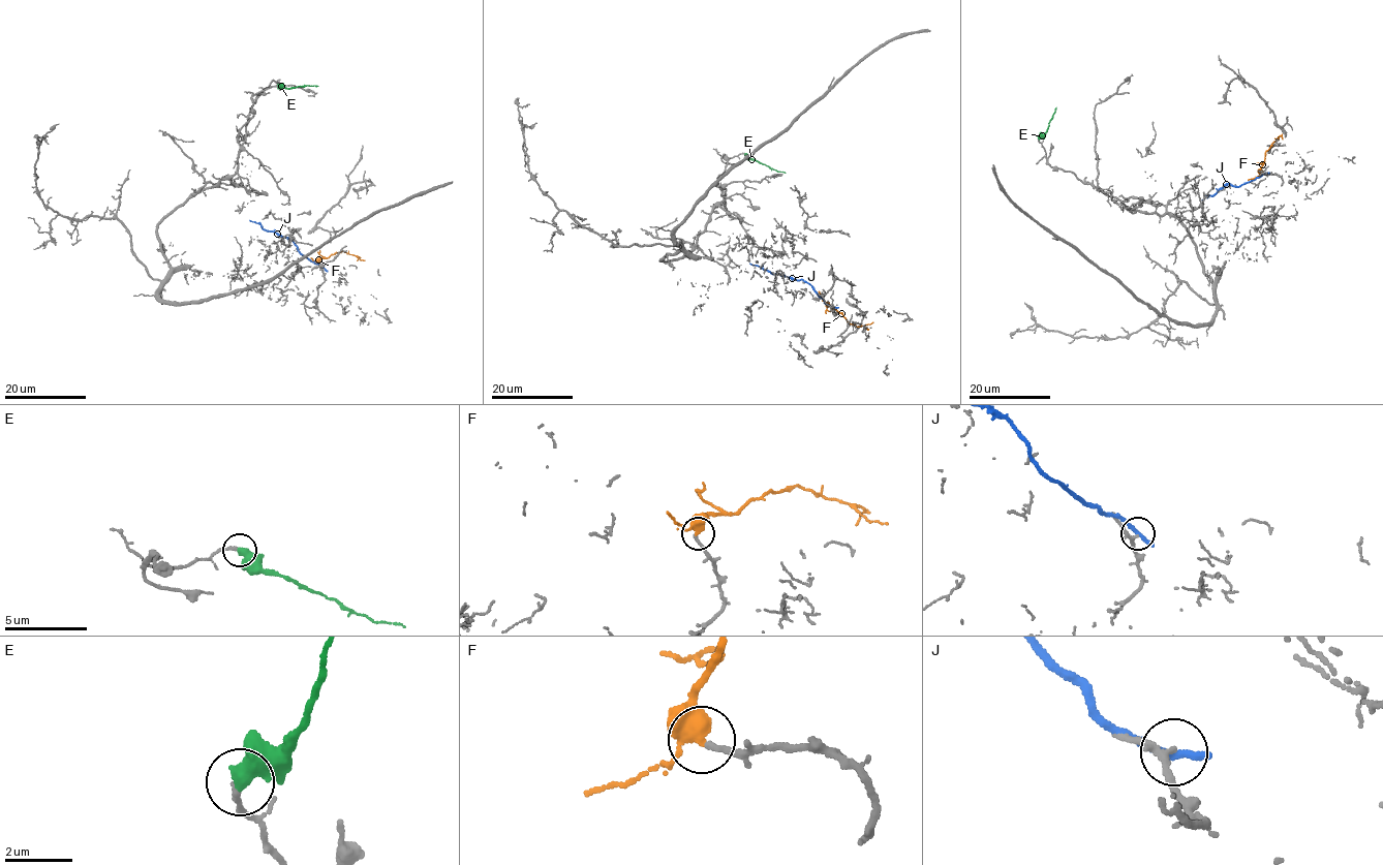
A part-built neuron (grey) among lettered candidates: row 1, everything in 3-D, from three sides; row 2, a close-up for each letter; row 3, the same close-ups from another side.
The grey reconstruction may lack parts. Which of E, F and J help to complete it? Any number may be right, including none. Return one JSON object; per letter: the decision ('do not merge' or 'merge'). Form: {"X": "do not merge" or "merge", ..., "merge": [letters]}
{"E": "do not merge", "F": "merge", "J": "do not merge", "merge": ["F"]}

